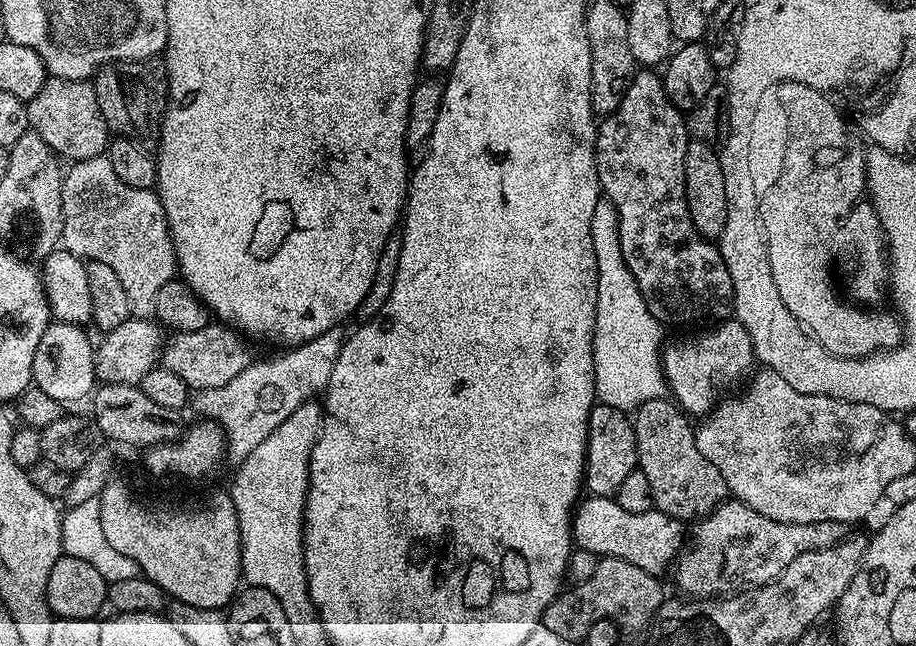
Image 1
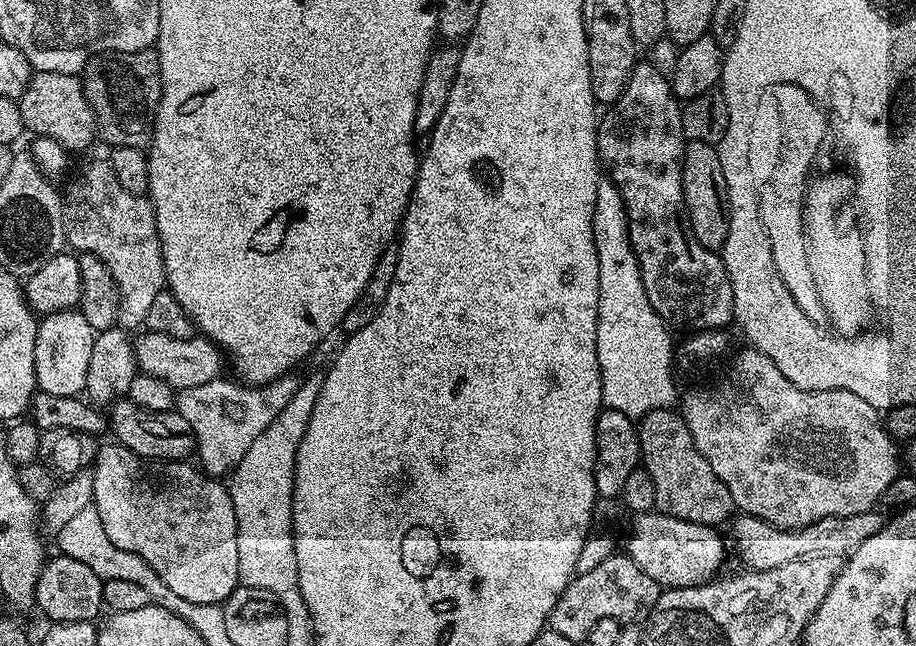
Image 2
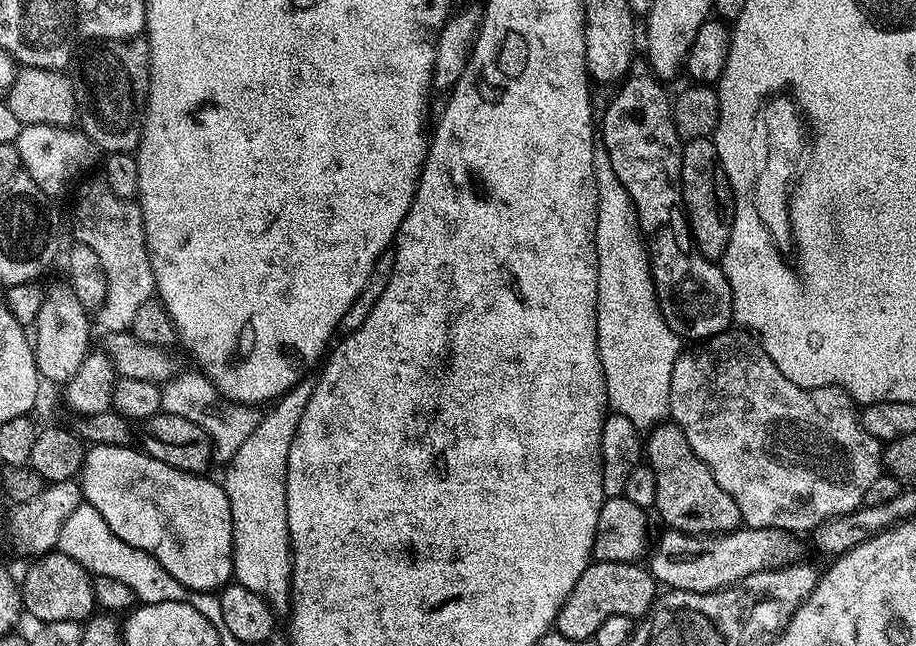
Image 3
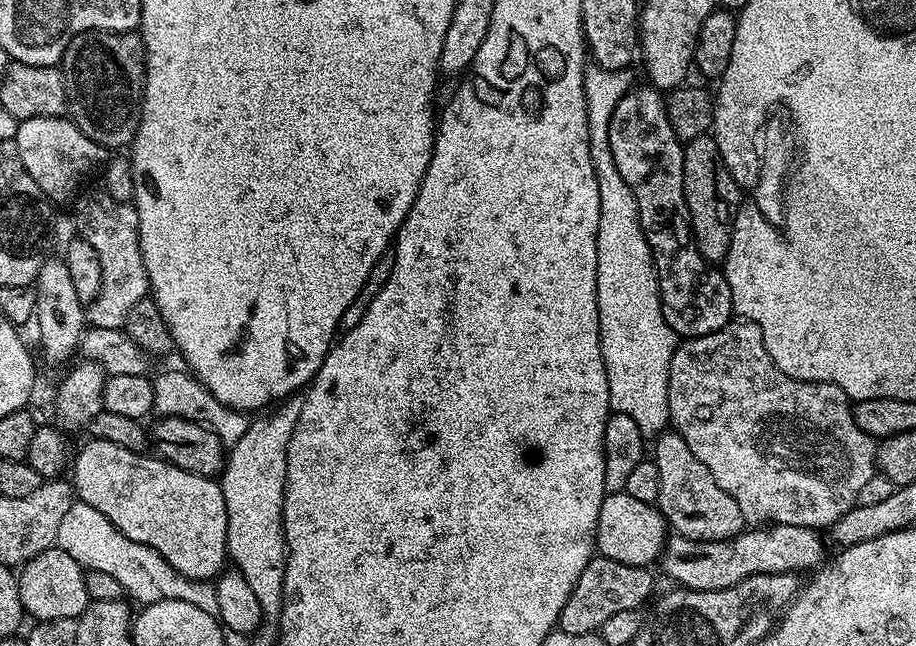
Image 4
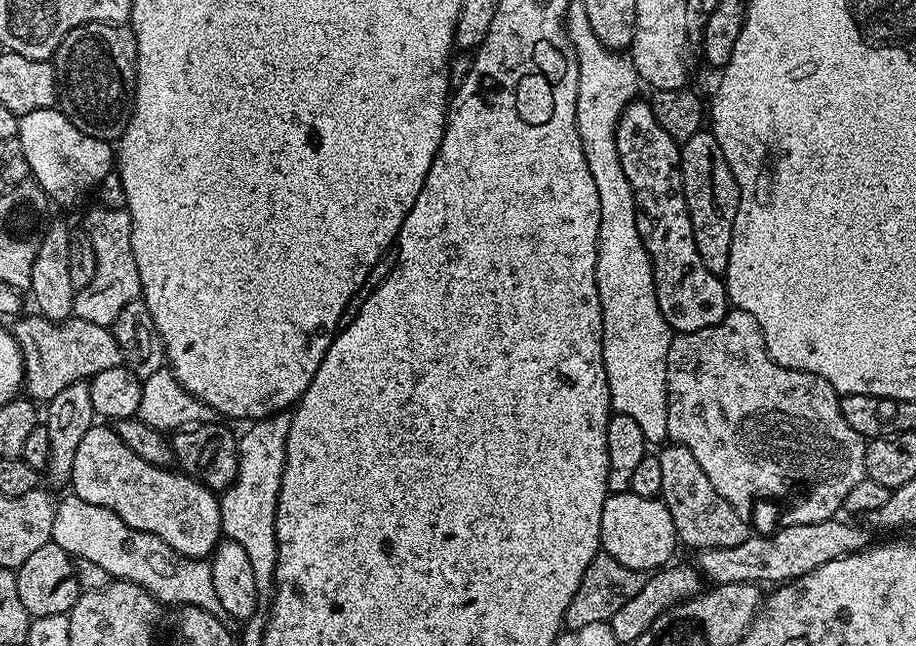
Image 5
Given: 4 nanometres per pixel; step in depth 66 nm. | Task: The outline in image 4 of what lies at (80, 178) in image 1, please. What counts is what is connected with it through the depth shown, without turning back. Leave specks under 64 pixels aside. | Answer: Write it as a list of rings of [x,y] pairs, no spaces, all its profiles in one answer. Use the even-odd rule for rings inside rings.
[[[103,190],[86,192],[75,201],[76,212],[80,215],[79,235],[98,250],[98,259],[102,262],[102,286],[87,305],[86,320],[93,328],[123,329],[130,310],[150,292],[146,266],[142,262],[136,205],[114,202],[114,198]]]

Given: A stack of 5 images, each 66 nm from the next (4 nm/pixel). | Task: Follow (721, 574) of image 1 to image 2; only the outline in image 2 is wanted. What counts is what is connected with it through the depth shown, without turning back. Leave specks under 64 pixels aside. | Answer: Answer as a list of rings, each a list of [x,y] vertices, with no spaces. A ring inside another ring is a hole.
[[[870,510],[862,514],[822,518],[799,530],[775,528],[772,524],[767,524],[765,520],[740,514],[731,521],[731,524],[733,523],[732,540],[736,543],[737,550],[740,551],[743,567],[753,572],[774,570],[774,566],[794,562],[803,556],[847,558],[854,550],[858,550],[858,546],[862,546],[862,542],[866,542],[866,538],[874,538],[874,534],[884,529],[885,517],[880,517],[878,513],[879,511]]]

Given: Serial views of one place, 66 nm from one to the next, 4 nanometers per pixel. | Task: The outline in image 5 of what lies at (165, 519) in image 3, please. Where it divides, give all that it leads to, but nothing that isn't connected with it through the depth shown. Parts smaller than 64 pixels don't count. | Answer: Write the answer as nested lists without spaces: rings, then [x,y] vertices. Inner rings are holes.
[[[93,426],[86,430],[82,442],[78,442],[70,485],[74,495],[118,514],[118,518],[134,530],[162,538],[178,555],[211,557],[222,539],[217,493],[187,474],[172,472],[169,467],[159,468],[138,458],[138,454],[118,438],[115,427],[104,427],[108,428]]]

